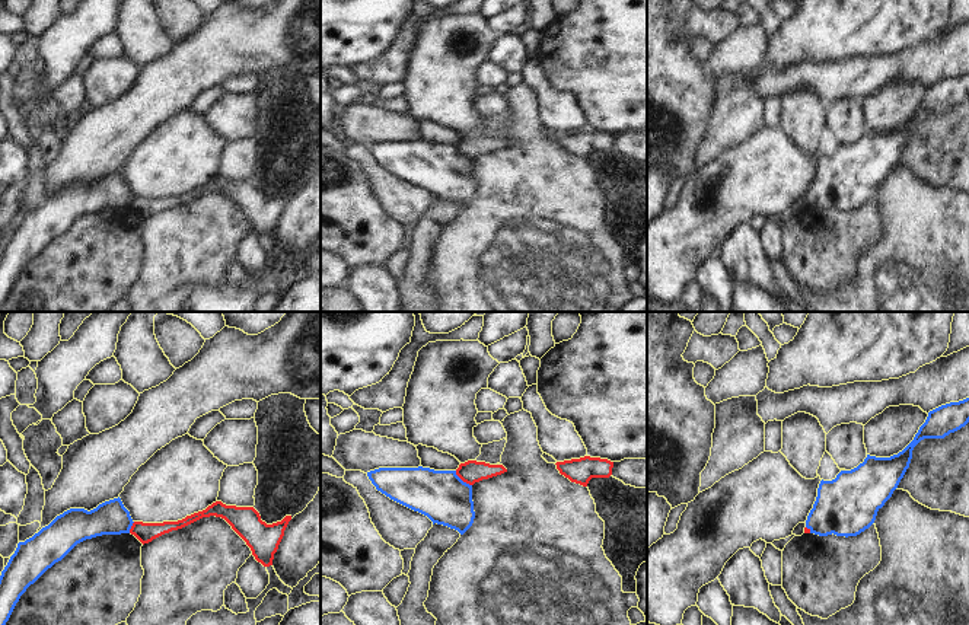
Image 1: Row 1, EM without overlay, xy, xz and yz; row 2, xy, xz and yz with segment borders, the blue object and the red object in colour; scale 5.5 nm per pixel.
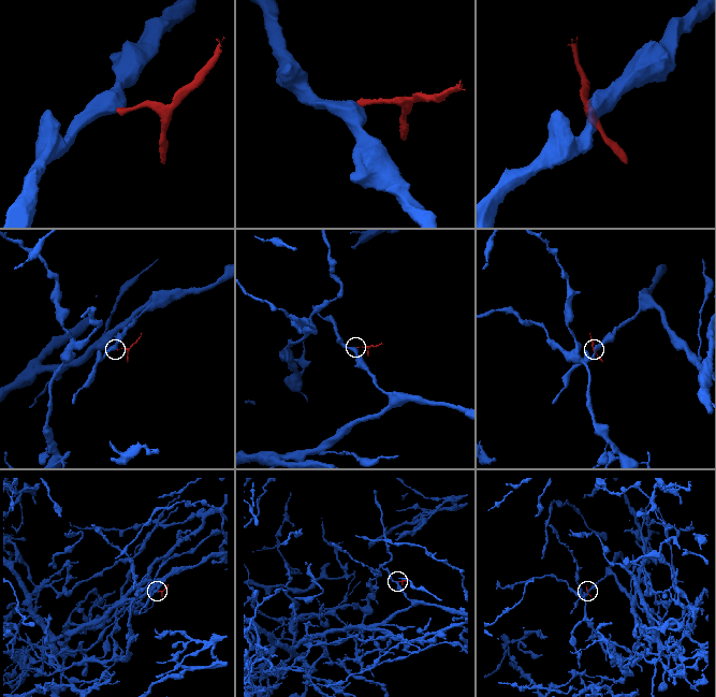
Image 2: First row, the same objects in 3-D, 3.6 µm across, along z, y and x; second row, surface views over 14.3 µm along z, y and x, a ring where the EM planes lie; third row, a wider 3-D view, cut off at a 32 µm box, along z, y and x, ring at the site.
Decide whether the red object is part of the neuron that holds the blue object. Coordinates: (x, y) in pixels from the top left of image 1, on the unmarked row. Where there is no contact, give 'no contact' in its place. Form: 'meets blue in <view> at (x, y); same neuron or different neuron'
meets blue in xz at (461, 153); different neuron

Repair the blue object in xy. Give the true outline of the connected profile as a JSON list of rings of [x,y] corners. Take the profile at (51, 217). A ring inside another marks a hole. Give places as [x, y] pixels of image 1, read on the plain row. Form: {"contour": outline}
{"contour": [[[118,170],[90,185],[70,182],[32,211],[19,216],[0,249],[0,304],[26,262],[77,217],[102,208],[130,207],[133,197]]]}

